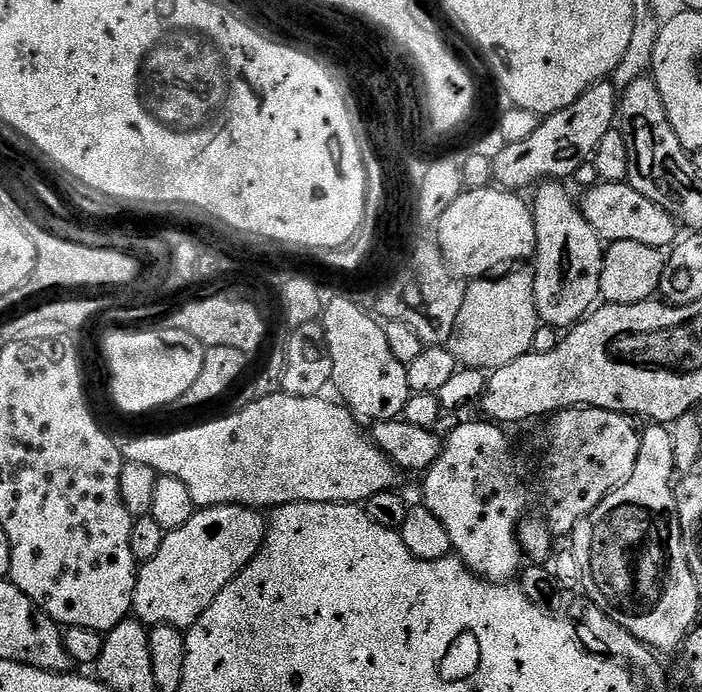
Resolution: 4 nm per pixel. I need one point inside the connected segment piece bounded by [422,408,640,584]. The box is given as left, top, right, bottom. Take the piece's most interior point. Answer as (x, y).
(480, 487)

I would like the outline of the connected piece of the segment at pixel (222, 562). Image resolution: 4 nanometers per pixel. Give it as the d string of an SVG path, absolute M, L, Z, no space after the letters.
M219 504L197 510L178 530L167 533L162 550L154 558L143 561L136 573L136 589L132 599L135 619L145 626L168 624L187 630L206 614L206 610L222 594L222 590L260 552L268 532L265 517L259 511L240 504Z

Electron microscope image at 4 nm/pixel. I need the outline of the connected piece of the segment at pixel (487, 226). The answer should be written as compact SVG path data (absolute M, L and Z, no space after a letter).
M499 186L470 188L462 192L452 206L442 215L438 225L438 237L441 254L448 268L457 277L471 282L487 277L495 268L503 264L512 264L515 260L531 261L536 254L536 218L531 207L519 200L517 193Z

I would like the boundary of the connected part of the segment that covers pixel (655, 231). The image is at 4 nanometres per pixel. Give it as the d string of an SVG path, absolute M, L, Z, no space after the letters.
M596 182L596 185L579 201L580 211L586 222L600 235L601 241L608 244L618 242L642 242L642 246L668 250L677 243L678 223L670 213L655 205L654 202L634 190L627 182L623 184L606 184Z

